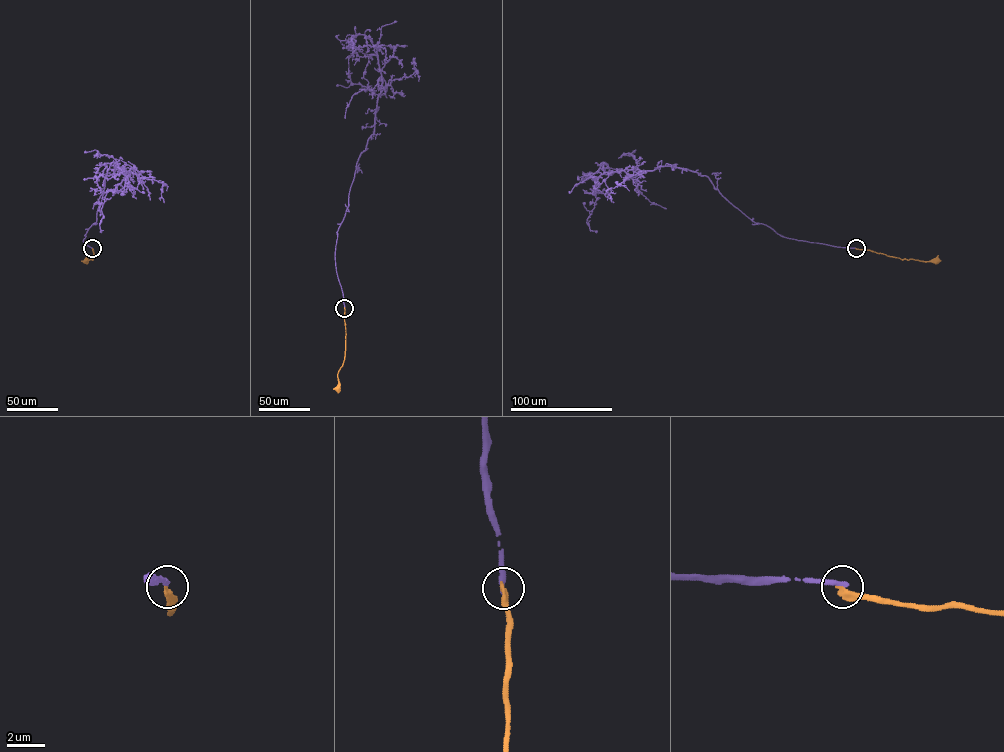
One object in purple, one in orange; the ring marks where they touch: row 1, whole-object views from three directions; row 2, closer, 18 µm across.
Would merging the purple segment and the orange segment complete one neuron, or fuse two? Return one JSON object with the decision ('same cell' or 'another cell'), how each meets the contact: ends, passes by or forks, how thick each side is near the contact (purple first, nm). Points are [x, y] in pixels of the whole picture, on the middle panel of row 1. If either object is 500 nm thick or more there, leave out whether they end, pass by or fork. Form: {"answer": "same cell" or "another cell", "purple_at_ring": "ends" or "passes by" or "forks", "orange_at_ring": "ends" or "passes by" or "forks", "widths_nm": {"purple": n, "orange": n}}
{"answer": "another cell", "purple_at_ring": "ends", "orange_at_ring": "ends", "widths_nm": {"purple": 300, "orange": 320}}

